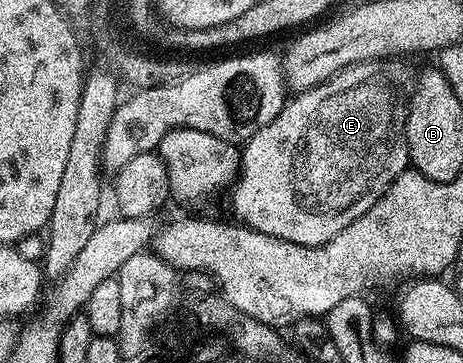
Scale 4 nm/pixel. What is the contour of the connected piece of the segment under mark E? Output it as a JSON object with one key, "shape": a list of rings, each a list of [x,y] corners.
{"shape":[[[386,59],[373,61],[355,61],[347,69],[340,70],[327,81],[320,82],[316,87],[303,89],[297,95],[291,96],[283,105],[280,115],[268,123],[268,127],[260,127],[256,135],[252,135],[240,149],[240,164],[238,176],[235,177],[232,188],[229,190],[230,201],[234,204],[233,216],[249,229],[260,231],[264,235],[272,235],[276,239],[284,239],[288,243],[300,243],[301,245],[323,245],[332,240],[348,223],[360,219],[368,207],[372,207],[386,193],[397,177],[406,172],[410,165],[410,152],[406,146],[406,111],[408,102],[412,96],[412,90],[416,84],[416,73],[413,73],[402,59]]]}

